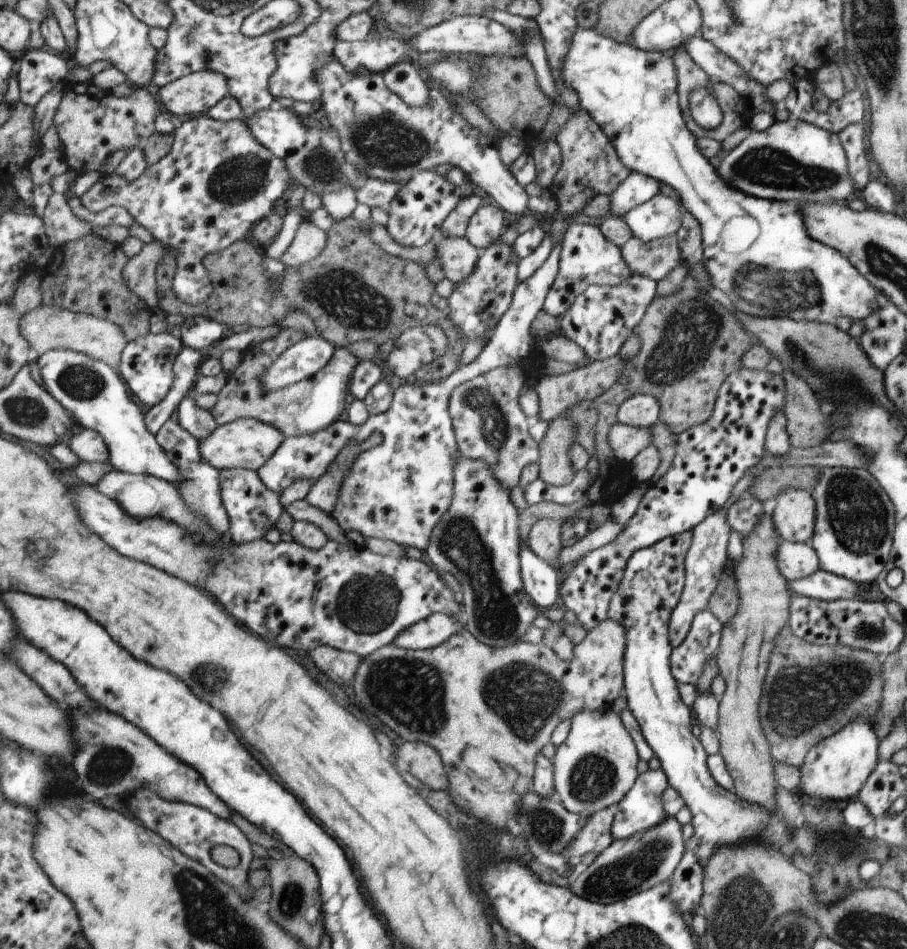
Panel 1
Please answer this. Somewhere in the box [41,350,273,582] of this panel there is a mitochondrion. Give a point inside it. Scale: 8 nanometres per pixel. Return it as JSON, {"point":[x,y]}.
{"point":[83,382]}

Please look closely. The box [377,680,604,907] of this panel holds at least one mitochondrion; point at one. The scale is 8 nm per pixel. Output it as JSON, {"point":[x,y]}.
{"point":[547,827]}

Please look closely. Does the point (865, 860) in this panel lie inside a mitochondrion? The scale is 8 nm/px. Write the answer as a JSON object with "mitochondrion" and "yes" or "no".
{"mitochondrion":"no"}

